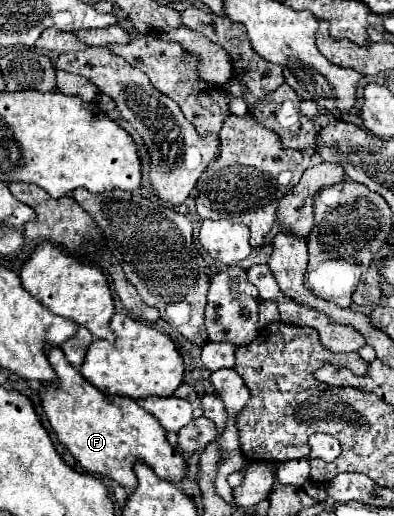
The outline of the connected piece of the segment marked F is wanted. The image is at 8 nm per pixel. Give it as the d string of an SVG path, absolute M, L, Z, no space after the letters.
M49 346L47 350L49 364L57 374L57 384L41 384L39 398L41 406L49 418L51 430L57 440L69 448L73 458L93 474L107 476L119 482L123 488L133 490L137 478L133 474L135 460L145 462L155 470L159 478L181 482L185 476L185 460L175 448L167 442L163 426L139 406L137 400L127 396L109 396L89 384L77 368L73 368L61 348Z

